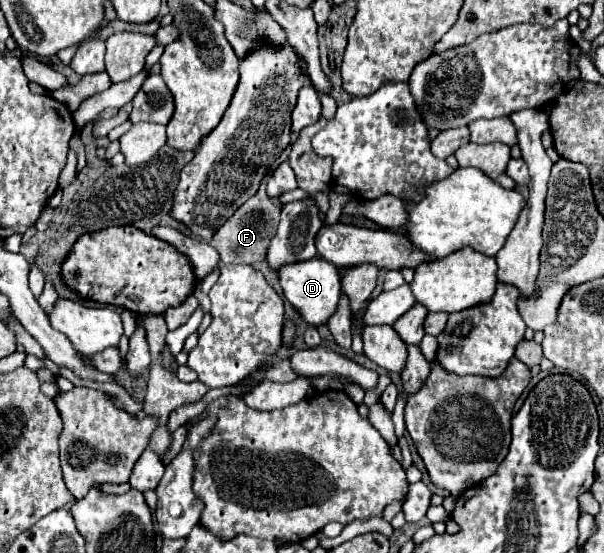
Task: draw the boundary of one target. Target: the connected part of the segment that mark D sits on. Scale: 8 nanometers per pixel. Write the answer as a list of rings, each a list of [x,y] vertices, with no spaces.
[[[313,257],[311,261],[281,265],[277,275],[279,275],[279,283],[281,283],[285,299],[295,309],[299,309],[299,313],[305,317],[307,323],[311,323],[311,325],[327,323],[327,319],[335,311],[339,295],[341,295],[341,277],[339,277],[339,271],[337,271],[335,265],[331,265],[325,259]]]

